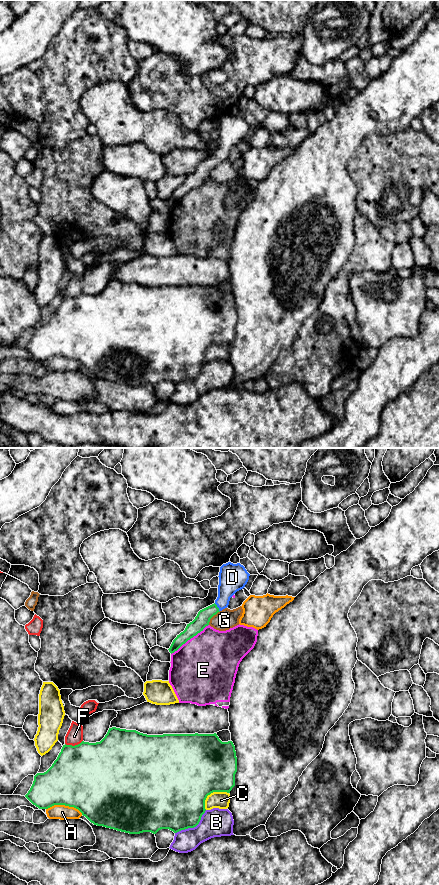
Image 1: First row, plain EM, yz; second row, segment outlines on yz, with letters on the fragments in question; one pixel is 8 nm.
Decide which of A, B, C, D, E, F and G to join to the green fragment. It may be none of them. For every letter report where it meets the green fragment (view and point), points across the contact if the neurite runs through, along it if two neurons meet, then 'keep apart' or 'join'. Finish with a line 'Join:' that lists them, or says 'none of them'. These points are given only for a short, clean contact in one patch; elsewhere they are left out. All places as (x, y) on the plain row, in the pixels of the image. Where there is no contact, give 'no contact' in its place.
A: yz (64, 356) | keep apart
B: yz (193, 379) | keep apart
C: yz (211, 344) | keep apart
D: yz (217, 159) | across yz (203, 169), (217, 159), (222, 154), (231, 132) | join
E: yz (189, 191) | keep apart
F: yz (73, 298) | keep apart
G: yz (212, 168) | keep apart
Join: D

